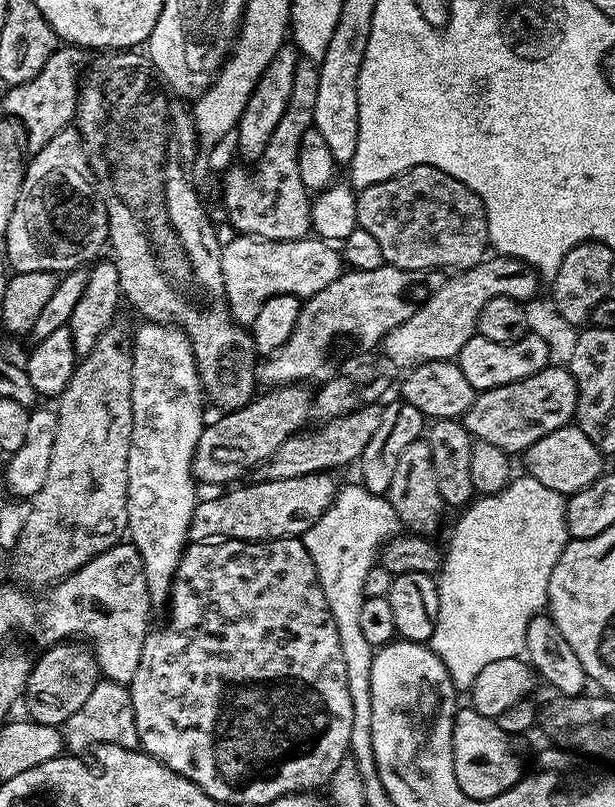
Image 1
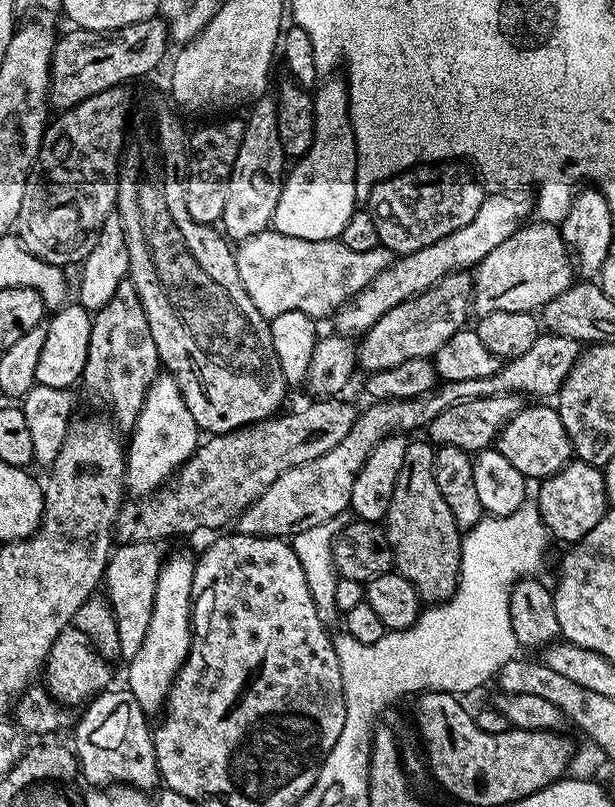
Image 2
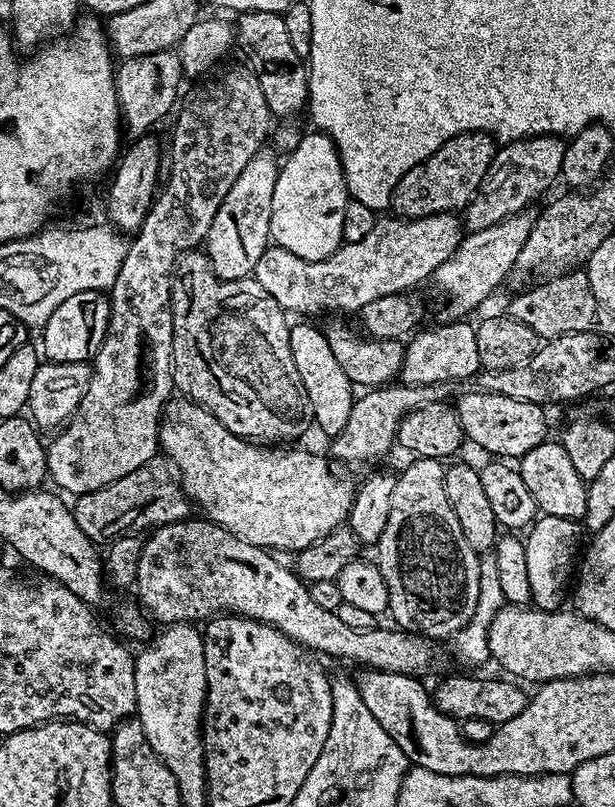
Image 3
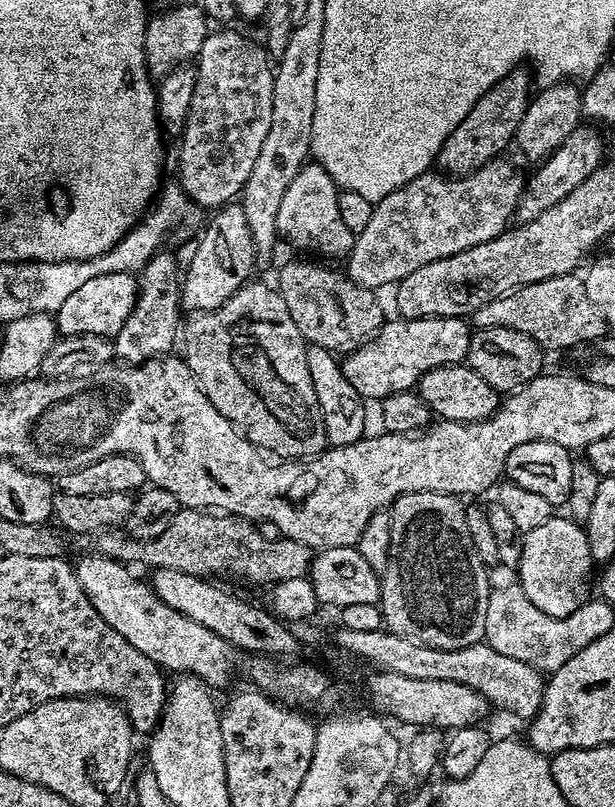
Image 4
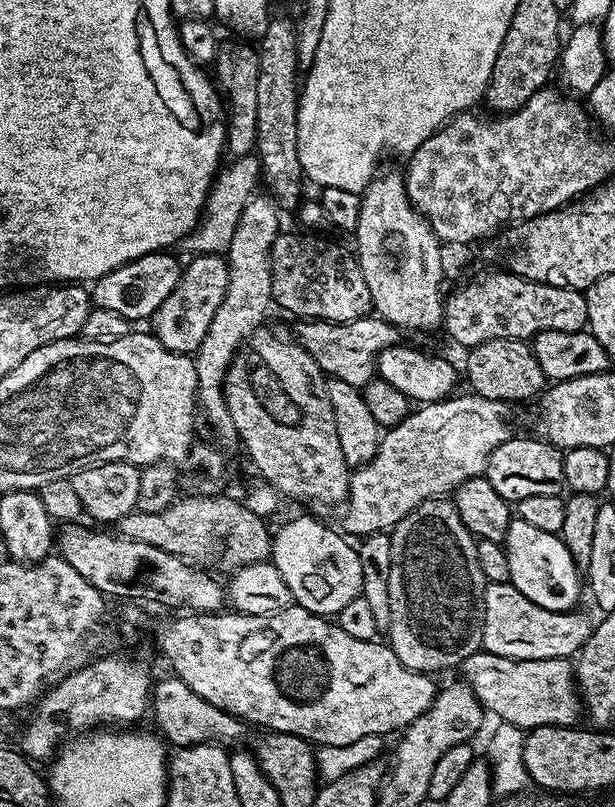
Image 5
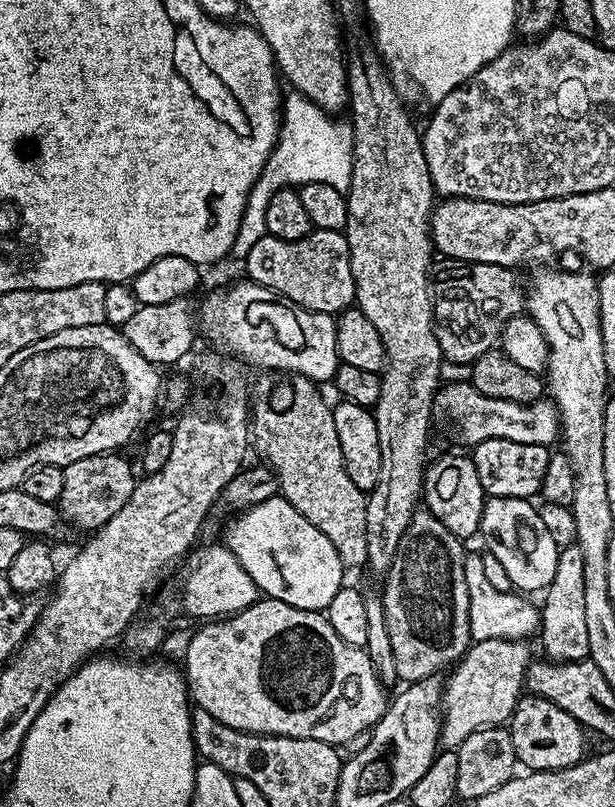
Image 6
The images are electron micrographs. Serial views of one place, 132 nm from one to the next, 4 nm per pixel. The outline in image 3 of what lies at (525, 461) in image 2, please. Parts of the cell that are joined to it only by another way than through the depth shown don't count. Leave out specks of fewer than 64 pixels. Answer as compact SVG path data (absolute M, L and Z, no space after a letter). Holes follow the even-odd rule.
M471 390L455 397L454 407L458 418L462 422L465 437L473 440L480 448L485 448L492 458L519 458L534 450L534 446L545 443L548 432L548 420L544 417L545 409L534 402L518 402L514 398L506 398L506 394L494 394L493 392L482 392Z

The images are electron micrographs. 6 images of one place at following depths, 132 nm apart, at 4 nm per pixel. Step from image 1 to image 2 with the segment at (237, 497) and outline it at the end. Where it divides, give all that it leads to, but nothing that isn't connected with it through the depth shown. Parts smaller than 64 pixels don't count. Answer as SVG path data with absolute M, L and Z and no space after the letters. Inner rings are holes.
M542 334L522 358L514 358L501 365L499 371L495 372L490 378L466 378L465 380L450 380L441 383L439 387L428 393L427 396L419 396L413 400L381 400L379 402L369 403L369 408L357 415L354 426L334 450L326 454L316 456L312 460L306 460L295 464L290 470L286 470L282 475L277 476L268 489L260 495L254 503L241 512L234 521L234 528L241 536L278 536L281 538L291 538L296 536L302 530L310 530L310 526L322 526L322 522L337 519L343 508L347 509L350 505L350 494L354 490L354 478L362 470L368 455L382 442L386 437L393 434L409 434L415 428L420 430L427 429L442 410L454 406L460 400L485 400L495 396L552 396L559 393L564 380L570 374L572 367L576 365L582 351L582 345L579 340L571 340L565 336L554 336L551 334Z

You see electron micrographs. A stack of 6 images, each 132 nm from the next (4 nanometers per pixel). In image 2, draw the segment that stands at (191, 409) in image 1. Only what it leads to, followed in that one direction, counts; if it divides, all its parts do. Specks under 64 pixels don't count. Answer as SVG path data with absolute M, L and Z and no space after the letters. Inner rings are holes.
M173 376L156 377L130 436L132 441L129 439L126 444L126 488L135 497L143 498L165 487L194 455L202 440L201 429L196 427L194 414L190 414ZM184 556L163 561L160 577L156 583L154 606L150 616L150 626L146 638L142 638L142 647L127 661L128 683L126 688L138 700L138 706L146 714L153 714L165 707L172 686L180 669L184 667L188 651L192 645L192 575L196 573L196 564Z

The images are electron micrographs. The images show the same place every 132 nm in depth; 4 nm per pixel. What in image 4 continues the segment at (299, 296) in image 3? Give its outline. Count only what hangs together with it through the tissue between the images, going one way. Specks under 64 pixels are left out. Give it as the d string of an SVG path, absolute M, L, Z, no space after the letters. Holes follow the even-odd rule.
M504 158L491 160L486 166L474 170L468 176L449 178L447 175L441 175L439 176L436 170L429 170L406 182L406 186L386 194L386 198L375 201L370 223L366 230L355 233L352 250L346 257L346 272L353 282L373 290L381 290L380 288L386 287L387 284L395 286L410 274L414 274L414 270L438 258L450 258L450 254L470 250L470 246L490 242L509 227L524 194L526 180L524 176L520 177L518 173L512 172L511 166Z

